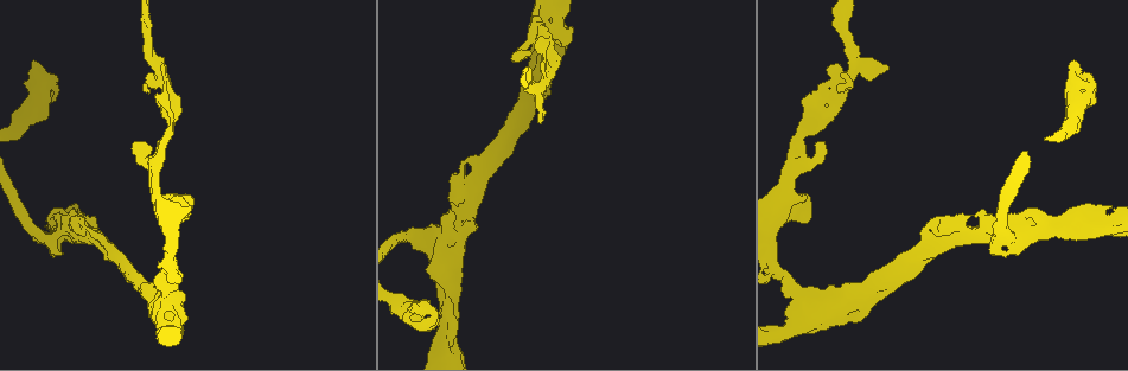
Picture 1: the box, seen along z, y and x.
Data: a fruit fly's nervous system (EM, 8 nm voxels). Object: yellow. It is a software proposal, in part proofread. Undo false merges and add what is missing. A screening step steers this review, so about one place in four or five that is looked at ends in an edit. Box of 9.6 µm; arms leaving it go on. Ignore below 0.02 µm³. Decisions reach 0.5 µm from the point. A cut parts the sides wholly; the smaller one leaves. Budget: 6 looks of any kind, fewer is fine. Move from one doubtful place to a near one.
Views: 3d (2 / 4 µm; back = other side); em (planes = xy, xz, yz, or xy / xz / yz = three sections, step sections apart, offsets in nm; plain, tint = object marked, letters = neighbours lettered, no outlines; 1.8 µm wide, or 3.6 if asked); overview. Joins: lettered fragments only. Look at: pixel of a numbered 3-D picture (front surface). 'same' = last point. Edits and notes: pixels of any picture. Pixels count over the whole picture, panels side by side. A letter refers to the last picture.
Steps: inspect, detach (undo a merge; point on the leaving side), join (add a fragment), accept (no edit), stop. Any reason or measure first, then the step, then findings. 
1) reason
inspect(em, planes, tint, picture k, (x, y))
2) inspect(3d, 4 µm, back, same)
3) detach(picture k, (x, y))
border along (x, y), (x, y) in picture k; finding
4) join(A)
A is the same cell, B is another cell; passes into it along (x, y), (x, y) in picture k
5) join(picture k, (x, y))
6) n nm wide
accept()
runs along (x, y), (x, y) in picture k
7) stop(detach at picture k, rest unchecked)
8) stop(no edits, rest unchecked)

abrupt turn
inspect(em, planes, letters, picture 1, (541, 83))

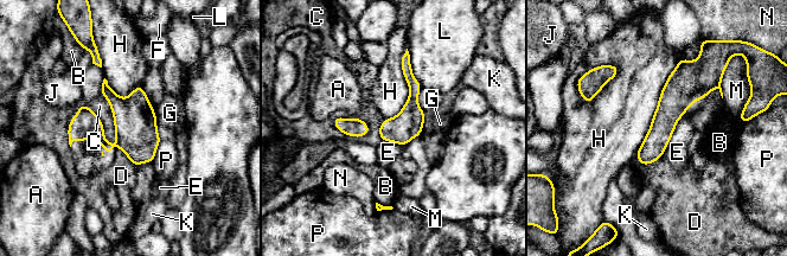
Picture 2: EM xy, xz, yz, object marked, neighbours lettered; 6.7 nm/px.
H touches over 700 nm
accept()
A, B, C, D, E, F, G, H, J, K, L, M, N and P are other cells; border along (680, 58), (635, 152) in picture 2; one cell here

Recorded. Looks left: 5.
sharp bend
inspect(em, planes, letters, picture 1, (1017, 230))

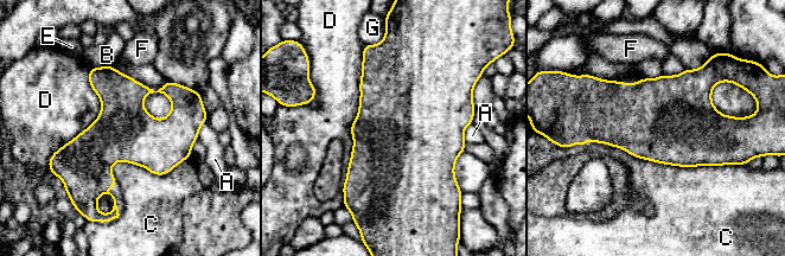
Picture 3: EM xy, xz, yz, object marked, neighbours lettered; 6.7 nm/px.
accept()
A, B, C, D, E, F and G are other cells; border along (595, 142), (680, 166), (734, 165) in picture 3; continuous, no second cell

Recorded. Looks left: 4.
touches itself
inspect(em, planes, letters, picture 1, (1082, 74))

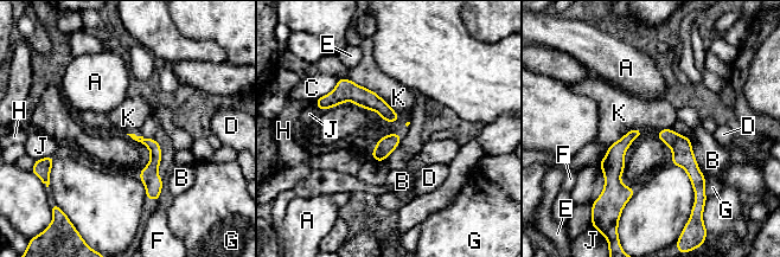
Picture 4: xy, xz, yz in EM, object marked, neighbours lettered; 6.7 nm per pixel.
accept()
A, B, C, D, E, F, G, H, J and K are other cells; border along (345, 77), (375, 91), (398, 121) in picture 4; one cell here

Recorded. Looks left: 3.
stop(no edits, rest unchecked)

